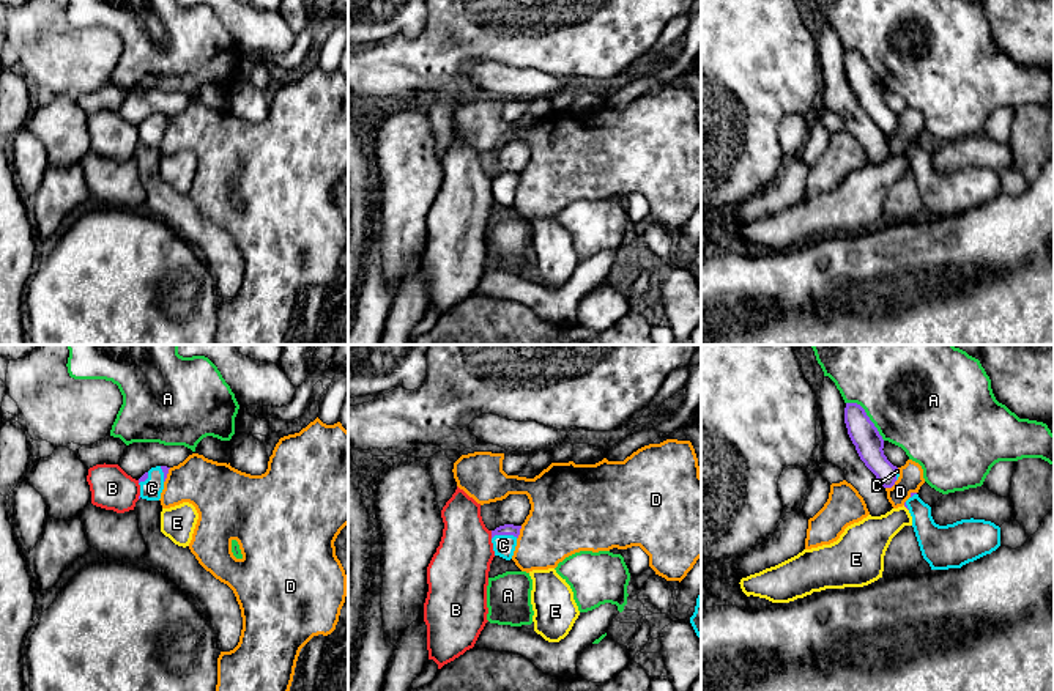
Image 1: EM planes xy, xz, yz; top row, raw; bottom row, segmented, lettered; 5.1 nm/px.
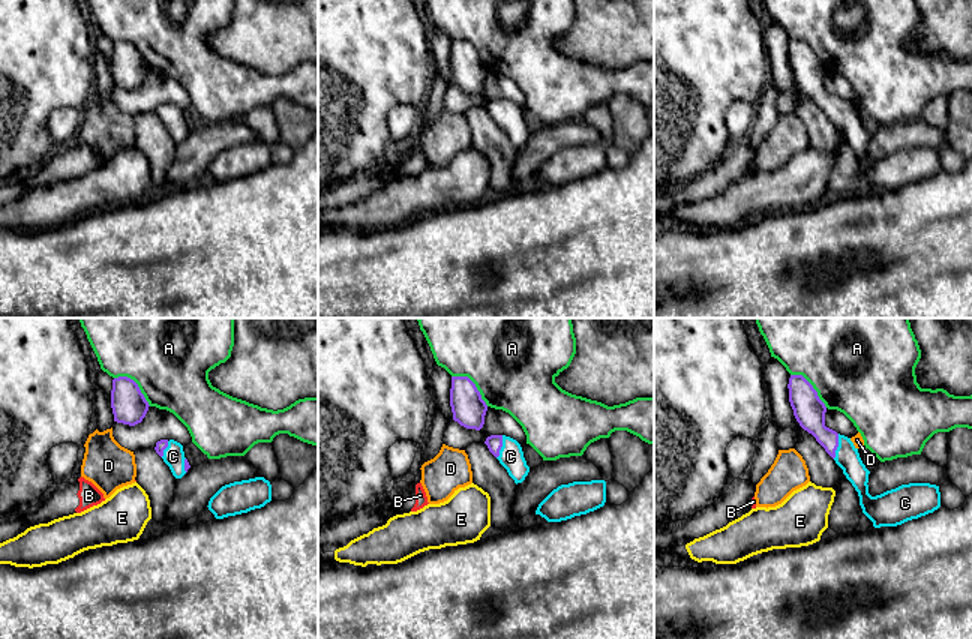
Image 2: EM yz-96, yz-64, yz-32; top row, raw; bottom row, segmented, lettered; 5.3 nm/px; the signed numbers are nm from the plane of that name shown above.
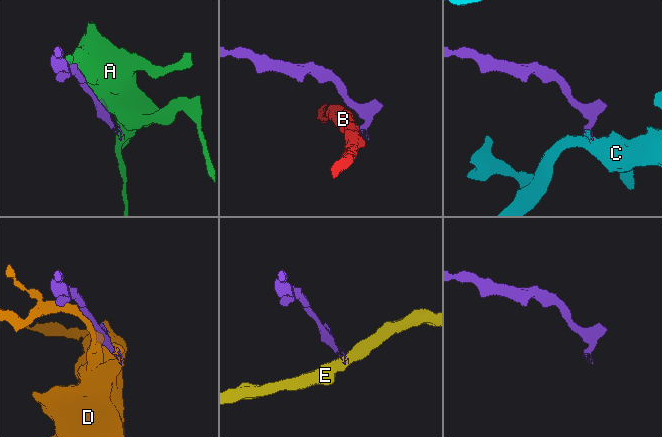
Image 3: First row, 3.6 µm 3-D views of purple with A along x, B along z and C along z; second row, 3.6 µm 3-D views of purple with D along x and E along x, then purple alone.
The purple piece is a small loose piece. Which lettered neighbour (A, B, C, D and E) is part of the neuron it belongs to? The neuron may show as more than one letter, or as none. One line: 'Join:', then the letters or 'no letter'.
Join: C

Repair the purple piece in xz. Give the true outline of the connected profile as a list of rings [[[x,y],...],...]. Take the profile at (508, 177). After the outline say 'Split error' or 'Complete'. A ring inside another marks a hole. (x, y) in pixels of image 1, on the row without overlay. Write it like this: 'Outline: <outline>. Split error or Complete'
Outline: [[[504,172],[492,178],[495,203],[510,208],[517,194],[521,173]]]. Split error

